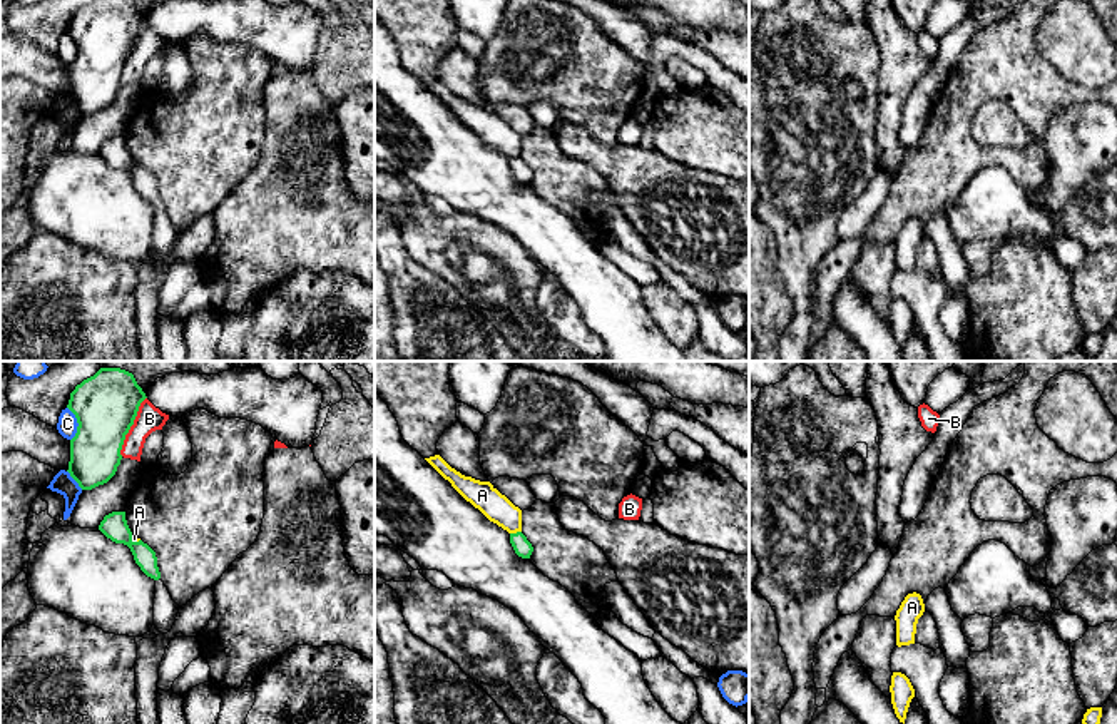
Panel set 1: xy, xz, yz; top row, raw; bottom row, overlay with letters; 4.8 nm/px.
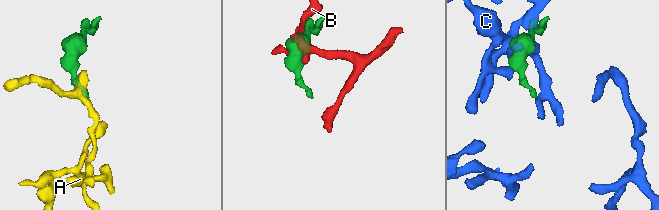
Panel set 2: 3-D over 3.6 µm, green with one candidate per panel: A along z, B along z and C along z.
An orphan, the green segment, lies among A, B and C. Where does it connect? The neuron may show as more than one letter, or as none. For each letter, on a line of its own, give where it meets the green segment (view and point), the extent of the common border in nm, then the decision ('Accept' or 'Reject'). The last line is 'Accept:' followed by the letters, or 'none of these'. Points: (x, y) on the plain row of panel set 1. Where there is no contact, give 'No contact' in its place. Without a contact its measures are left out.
A: Touches green at xz (517, 158). Shared border 60 nm. Reject
B: Touches green at xy (131, 50). Shared border 320 nm. Reject
C: Touches green at xy (77, 47). Shared border 170 nm. Reject
Accept: none of these

